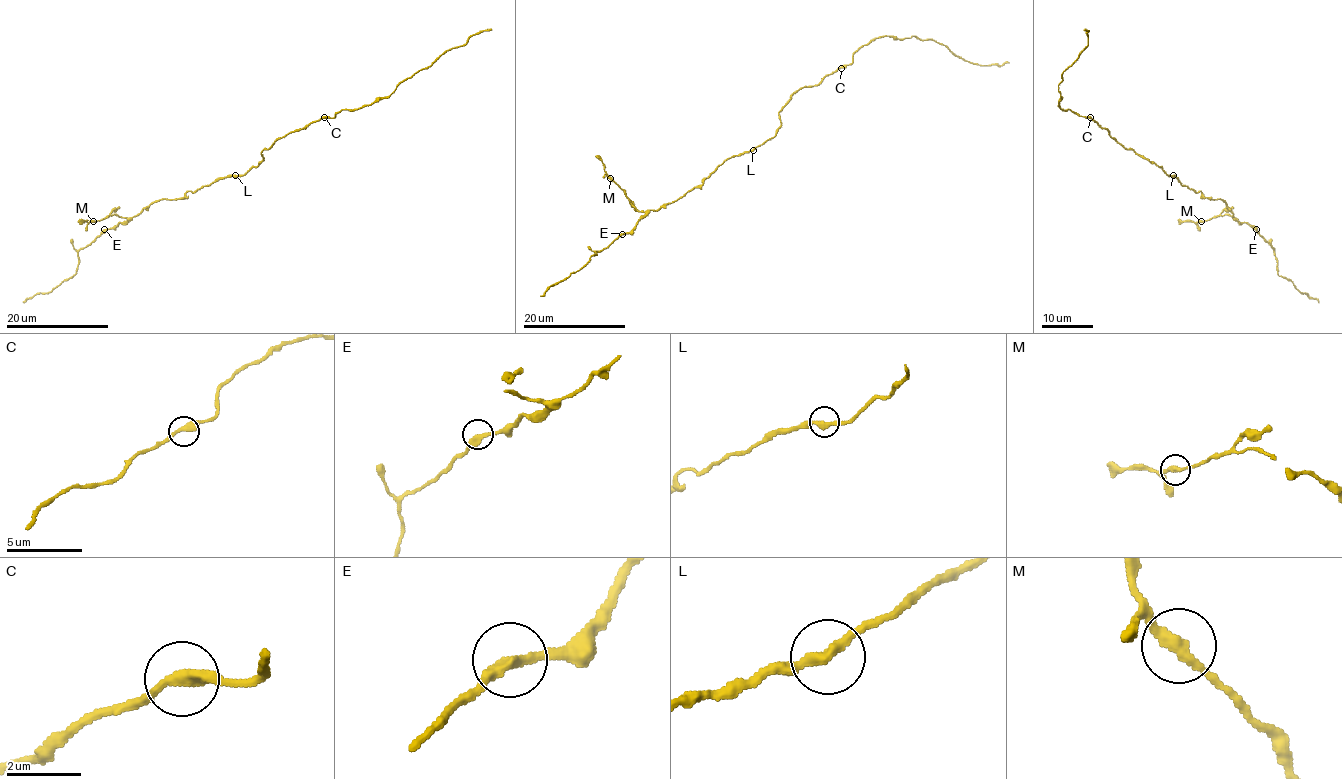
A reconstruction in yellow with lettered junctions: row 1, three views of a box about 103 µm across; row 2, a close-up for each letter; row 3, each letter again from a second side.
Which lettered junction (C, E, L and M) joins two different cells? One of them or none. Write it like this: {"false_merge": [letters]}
{"false_merge": []}

